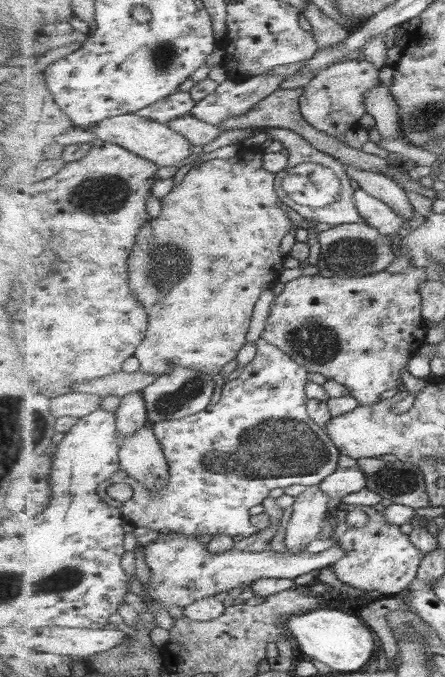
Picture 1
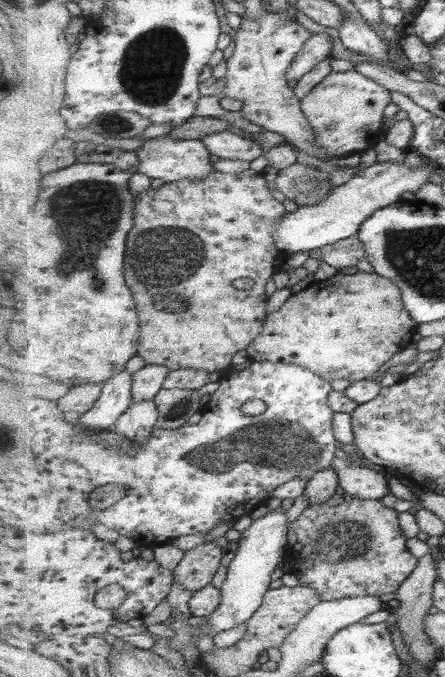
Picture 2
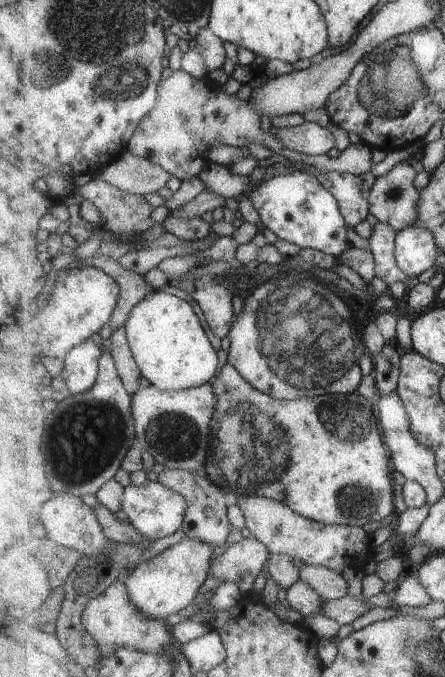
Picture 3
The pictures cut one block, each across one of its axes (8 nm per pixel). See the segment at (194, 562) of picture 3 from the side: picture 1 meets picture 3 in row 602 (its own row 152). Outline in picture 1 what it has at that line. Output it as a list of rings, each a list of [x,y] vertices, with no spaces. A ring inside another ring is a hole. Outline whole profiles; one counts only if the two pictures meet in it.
[[[124,114],[112,116],[94,124],[89,130],[97,139],[111,141],[123,145],[131,152],[145,157],[147,160],[161,167],[179,166],[185,158],[191,156],[191,142],[182,134],[175,132],[168,124],[163,124],[149,117],[137,116],[137,114]]]

